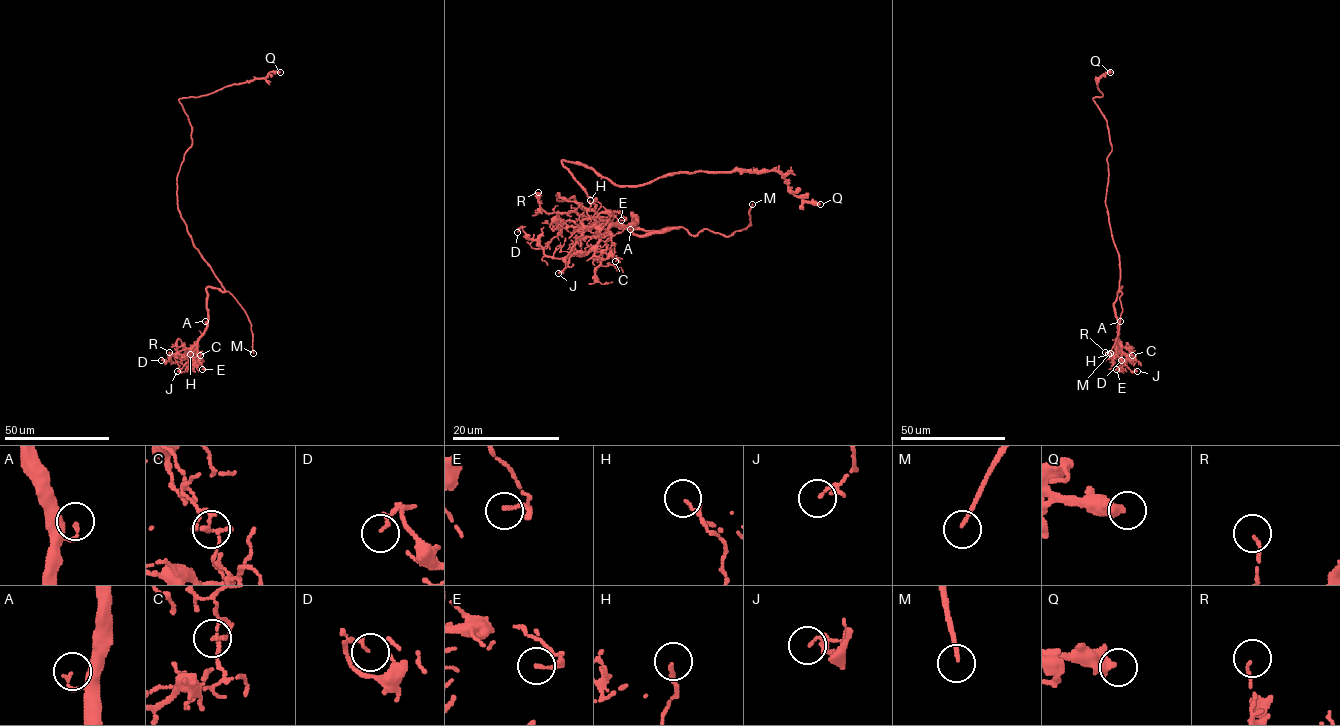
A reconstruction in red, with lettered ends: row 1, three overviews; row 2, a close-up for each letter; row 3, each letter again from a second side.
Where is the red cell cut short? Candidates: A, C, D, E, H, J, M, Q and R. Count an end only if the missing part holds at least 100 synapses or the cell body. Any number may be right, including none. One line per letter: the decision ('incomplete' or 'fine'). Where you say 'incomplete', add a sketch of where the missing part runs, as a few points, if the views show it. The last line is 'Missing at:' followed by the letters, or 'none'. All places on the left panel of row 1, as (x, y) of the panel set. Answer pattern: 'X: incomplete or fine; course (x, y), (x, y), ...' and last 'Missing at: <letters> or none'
A: fine
C: fine
D: fine
E: fine
H: fine
J: fine
M: incomplete; course (253, 353), (251, 384)
Q: fine
R: fine
Missing at: M

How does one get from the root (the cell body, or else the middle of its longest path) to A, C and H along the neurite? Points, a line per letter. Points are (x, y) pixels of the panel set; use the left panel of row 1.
A: (178, 208), (193, 245), (224, 290), (206, 288), (205, 321)
C: (178, 208), (193, 245), (224, 290), (206, 288), (206, 329), (196, 347), (200, 355)
H: (178, 208), (193, 245), (224, 290), (206, 288), (206, 329), (198, 341), (192, 365), (187, 368), (190, 354)

